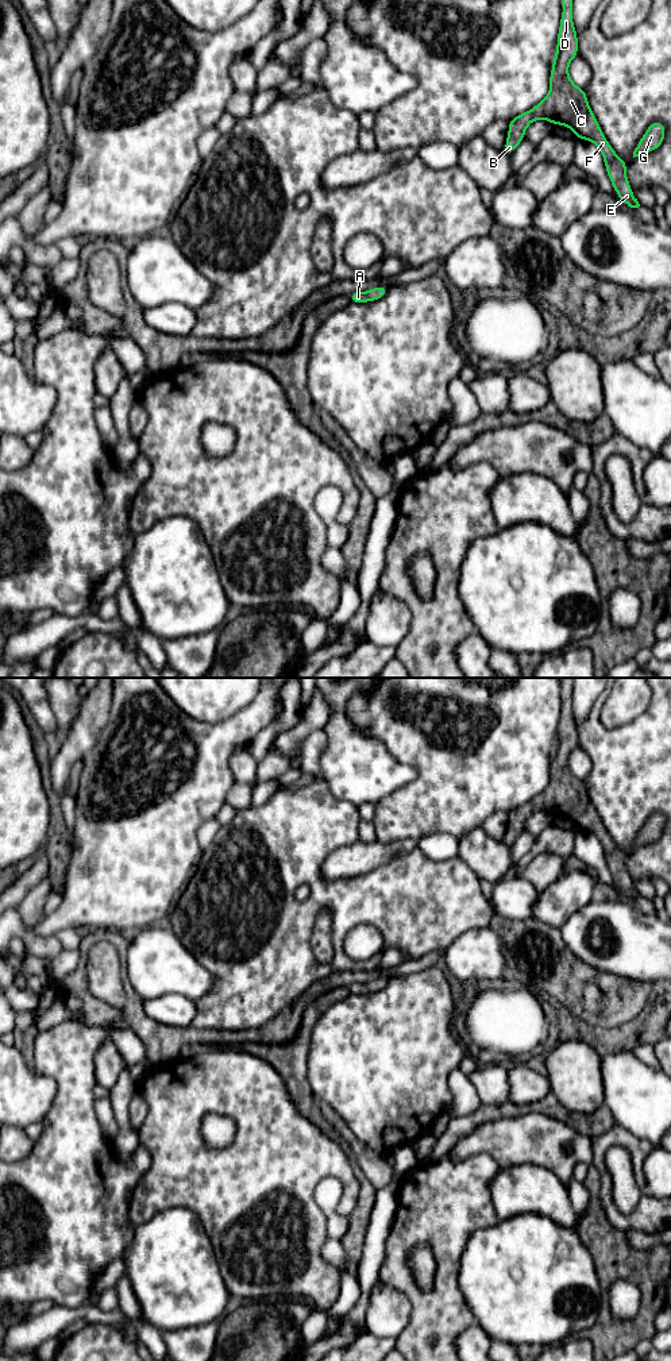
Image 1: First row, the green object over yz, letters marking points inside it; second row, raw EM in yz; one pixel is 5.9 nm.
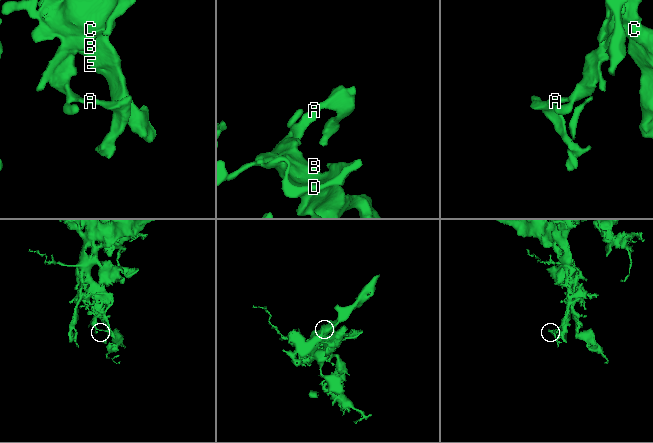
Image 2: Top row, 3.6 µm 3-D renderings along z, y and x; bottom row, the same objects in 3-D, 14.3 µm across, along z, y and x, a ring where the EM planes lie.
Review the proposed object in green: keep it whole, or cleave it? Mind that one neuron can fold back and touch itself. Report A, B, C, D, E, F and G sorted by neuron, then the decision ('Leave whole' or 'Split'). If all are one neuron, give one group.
Groups: A B C D E F G. Leave whole

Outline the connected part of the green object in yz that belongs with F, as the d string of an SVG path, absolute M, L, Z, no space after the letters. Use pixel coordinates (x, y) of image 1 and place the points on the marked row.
M560 0L563 12L558 31L558 43L549 74L549 92L532 109L510 119L504 151L510 155L524 140L528 126L544 119L554 126L568 127L576 139L593 142L603 157L609 180L618 198L630 208L640 204L632 193L626 177L626 161L621 159L605 138L594 116L585 89L576 86L568 76L570 62L578 57L578 32L572 20L572 1Z

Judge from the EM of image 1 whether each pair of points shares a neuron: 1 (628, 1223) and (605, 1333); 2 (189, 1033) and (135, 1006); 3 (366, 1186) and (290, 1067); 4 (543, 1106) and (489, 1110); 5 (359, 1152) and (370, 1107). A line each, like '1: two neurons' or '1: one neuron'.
1: two neurons
2: one neuron
3: one neuron
4: one neuron
5: two neurons

